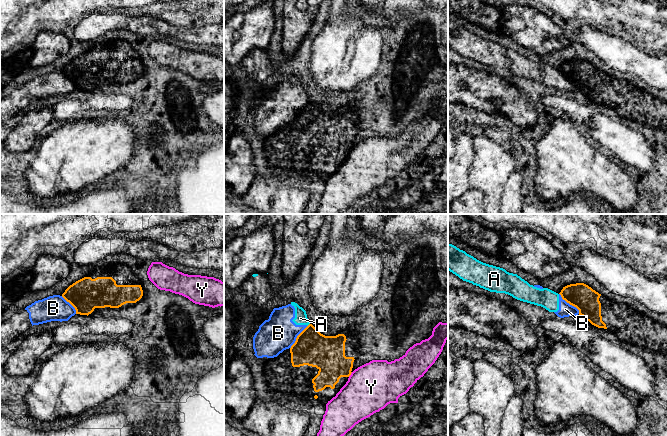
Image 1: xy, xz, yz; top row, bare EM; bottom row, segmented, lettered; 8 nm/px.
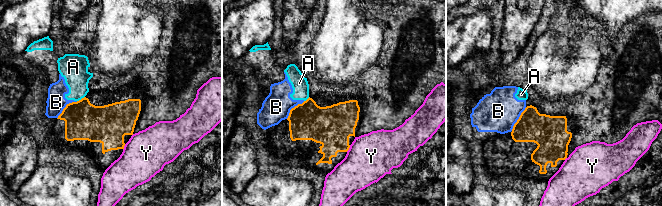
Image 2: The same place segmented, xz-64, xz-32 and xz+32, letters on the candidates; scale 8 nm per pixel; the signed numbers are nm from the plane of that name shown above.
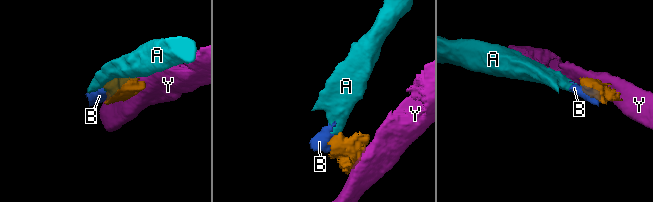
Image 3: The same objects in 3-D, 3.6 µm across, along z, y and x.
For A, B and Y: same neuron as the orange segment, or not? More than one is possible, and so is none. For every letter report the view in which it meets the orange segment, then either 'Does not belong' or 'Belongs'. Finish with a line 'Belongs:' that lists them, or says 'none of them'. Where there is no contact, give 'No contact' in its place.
A: Touches orange in xz. Does not belong
B: Touches orange in yz. Does not belong
Y: Touches orange in xz. Does not belong
Belongs: none of them

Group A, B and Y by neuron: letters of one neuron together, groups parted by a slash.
A B / Y

